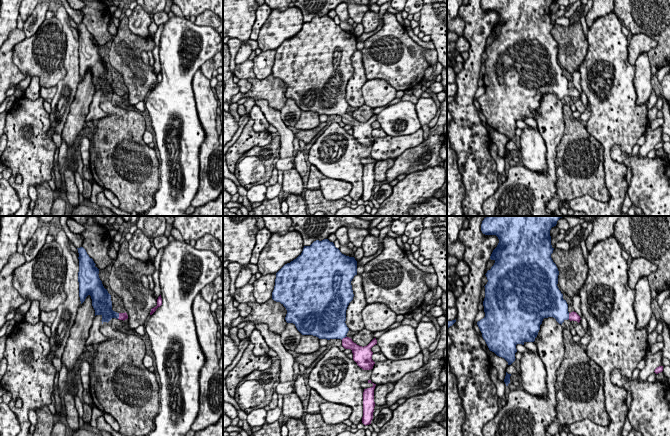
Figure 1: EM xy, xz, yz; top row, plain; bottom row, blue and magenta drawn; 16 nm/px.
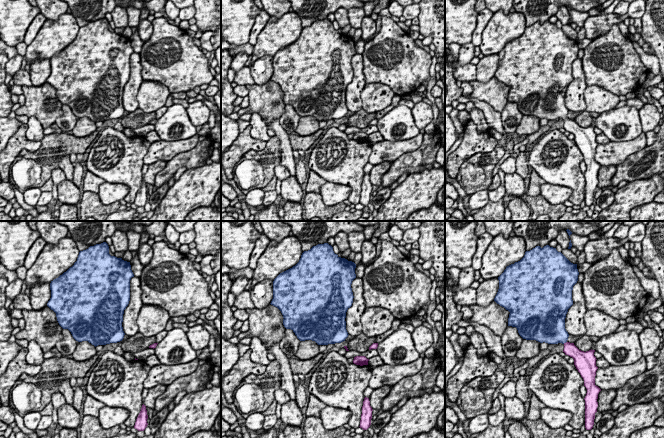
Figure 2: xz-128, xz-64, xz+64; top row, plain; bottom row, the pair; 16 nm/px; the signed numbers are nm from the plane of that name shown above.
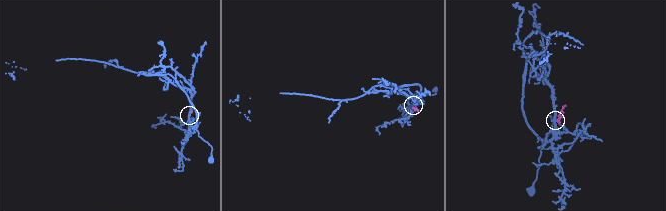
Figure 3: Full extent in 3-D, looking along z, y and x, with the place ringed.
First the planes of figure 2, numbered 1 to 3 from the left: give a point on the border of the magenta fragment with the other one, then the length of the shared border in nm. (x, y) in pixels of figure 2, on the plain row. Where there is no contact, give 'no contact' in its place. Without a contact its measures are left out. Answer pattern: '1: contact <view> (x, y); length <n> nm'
1: no contact
2: no contact
3: contact xz+64 (564, 118); length 70 nm

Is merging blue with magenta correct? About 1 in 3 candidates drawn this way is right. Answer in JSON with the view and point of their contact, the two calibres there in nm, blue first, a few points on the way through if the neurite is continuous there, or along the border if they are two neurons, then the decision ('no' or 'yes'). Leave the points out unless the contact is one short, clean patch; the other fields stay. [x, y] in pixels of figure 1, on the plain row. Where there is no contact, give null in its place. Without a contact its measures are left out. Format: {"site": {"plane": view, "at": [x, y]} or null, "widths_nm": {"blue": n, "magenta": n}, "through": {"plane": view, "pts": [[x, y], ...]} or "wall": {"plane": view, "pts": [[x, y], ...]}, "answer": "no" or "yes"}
{"site": {"plane": "xy", "at": [118, 92]}, "widths_nm": {"blue": 220, "magenta": 130}, "through": {"plane": "xy", "pts": [[105, 84], [111, 90], [118, 92], [122, 92]]}, "answer": "yes"}

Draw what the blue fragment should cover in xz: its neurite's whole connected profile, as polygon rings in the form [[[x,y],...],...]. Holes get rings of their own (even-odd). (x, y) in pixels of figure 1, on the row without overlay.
[[[328,15],[316,16],[310,22],[304,22],[302,29],[290,39],[285,40],[277,49],[275,62],[272,68],[272,75],[280,78],[287,86],[285,96],[293,99],[302,111],[313,111],[319,115],[341,115],[345,125],[351,125],[353,136],[363,146],[371,146],[375,138],[372,136],[373,128],[371,124],[377,120],[374,114],[367,122],[359,122],[347,113],[349,104],[346,97],[346,86],[353,76],[354,70],[351,57],[357,51],[357,37],[354,33],[349,33],[340,28],[333,18]]]

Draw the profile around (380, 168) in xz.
[[[384,159],[376,161],[374,165],[375,181],[382,182],[386,180],[386,172],[394,165],[394,159]]]

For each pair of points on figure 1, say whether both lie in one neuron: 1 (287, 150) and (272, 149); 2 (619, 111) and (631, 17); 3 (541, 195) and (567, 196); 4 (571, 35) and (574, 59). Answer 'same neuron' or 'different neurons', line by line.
1: different neurons
2: different neurons
3: different neurons
4: same neuron

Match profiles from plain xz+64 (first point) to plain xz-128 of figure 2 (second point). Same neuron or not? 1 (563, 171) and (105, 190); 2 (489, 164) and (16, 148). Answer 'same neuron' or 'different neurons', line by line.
1: different neurons
2: different neurons

